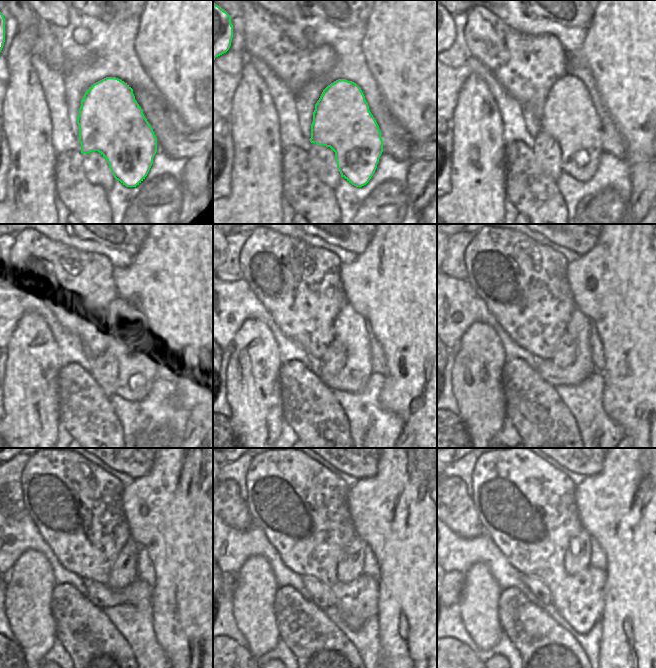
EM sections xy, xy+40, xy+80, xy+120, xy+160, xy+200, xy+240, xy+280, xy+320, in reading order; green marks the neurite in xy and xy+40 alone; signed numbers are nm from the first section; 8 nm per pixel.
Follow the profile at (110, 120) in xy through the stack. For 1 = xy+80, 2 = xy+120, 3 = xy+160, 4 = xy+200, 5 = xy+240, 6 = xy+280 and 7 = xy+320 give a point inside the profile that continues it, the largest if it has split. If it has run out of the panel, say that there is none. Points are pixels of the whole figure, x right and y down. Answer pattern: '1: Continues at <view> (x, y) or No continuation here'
1: Continues at xy+80 (569, 117)
2: Continues at xy+120 (122, 336)
3: Continues at xy+160 (349, 328)
4: Continues at xy+200 (578, 326)
5: Continues at xy+240 (102, 596)
6: Continues at xy+280 (321, 595)
7: Continues at xy+320 (538, 587).

